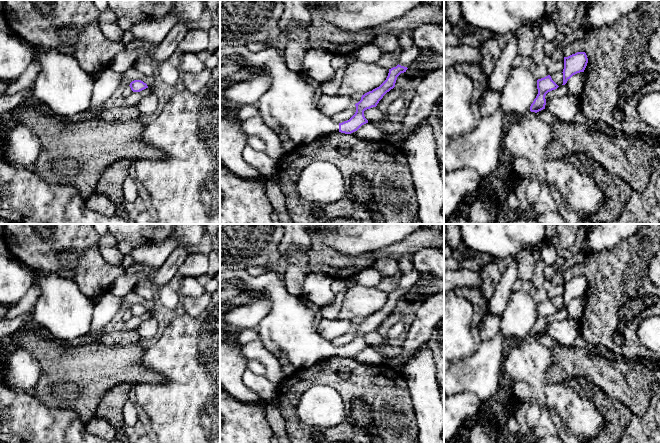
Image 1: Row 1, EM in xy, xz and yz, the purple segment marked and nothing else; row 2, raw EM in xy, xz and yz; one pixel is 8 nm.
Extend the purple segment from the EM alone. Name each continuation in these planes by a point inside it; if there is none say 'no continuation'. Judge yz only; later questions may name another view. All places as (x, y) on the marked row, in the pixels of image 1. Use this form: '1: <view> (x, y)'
no continuation

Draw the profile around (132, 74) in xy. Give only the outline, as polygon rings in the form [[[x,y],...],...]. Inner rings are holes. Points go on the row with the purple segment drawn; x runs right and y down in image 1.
[[[135,67],[127,70],[123,76],[122,84],[131,83],[134,80],[141,80],[151,89],[156,87],[155,76],[146,76],[139,72]]]

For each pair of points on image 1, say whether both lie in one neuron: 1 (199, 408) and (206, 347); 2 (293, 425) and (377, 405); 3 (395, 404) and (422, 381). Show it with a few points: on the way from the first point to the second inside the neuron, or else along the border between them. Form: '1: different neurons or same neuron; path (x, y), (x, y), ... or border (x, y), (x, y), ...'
1: same neuron; path (206, 393), (206, 362)
2: same neuron; path (315, 430), (348, 432), (358, 427)
3: different neurons; border (400, 372), (409, 391), (415, 415)

